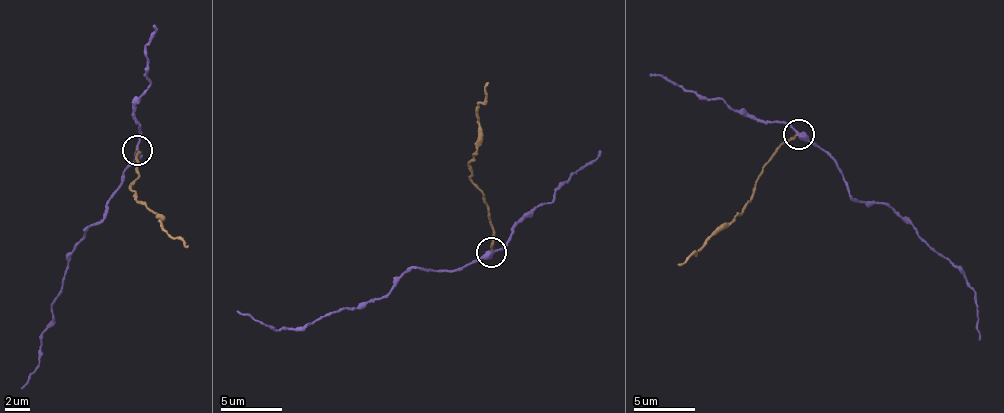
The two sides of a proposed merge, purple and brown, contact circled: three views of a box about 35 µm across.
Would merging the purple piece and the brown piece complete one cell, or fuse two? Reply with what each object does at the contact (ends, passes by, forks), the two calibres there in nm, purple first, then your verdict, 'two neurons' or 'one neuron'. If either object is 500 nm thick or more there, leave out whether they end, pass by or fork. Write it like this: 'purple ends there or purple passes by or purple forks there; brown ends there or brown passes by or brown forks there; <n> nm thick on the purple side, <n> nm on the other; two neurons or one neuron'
purple passes by; brown ends there; 380 nm thick on the purple side, 200 nm on the other; two neurons

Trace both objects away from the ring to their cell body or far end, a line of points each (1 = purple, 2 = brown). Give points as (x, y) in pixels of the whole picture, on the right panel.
1: (800, 135), (835, 162), (855, 198), (861, 204), (886, 204), (952, 262), (976, 293), (978, 341)
2: (797, 136), (767, 163), (744, 210), (733, 223), (679, 265)

